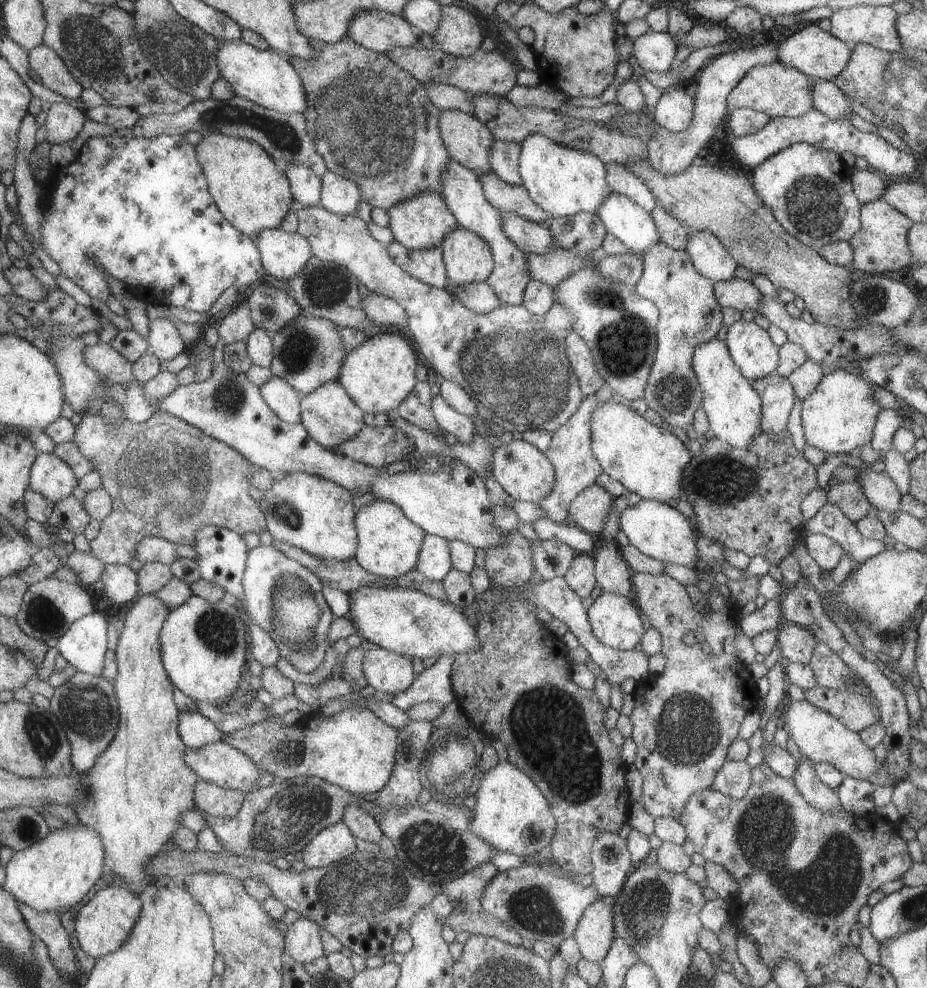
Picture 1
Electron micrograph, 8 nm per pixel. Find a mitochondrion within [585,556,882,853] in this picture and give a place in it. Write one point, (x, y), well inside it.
(688, 733)

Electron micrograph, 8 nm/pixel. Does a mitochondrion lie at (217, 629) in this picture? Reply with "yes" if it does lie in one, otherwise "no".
yes

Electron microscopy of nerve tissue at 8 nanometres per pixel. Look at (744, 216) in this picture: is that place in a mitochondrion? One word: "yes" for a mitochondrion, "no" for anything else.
yes

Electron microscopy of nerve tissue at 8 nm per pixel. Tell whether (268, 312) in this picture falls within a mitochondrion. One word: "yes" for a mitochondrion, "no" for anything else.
yes

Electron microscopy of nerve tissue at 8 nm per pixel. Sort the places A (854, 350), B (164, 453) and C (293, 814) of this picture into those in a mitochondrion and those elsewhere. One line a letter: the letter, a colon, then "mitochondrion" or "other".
A: other
B: mitochondrion
C: mitochondrion

